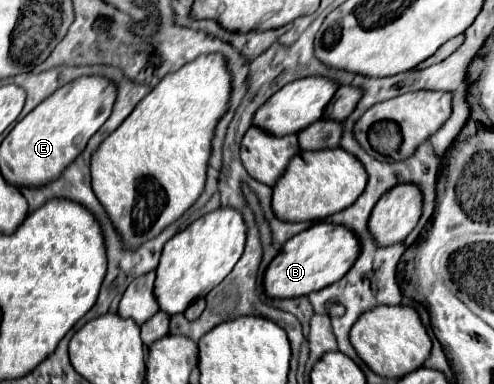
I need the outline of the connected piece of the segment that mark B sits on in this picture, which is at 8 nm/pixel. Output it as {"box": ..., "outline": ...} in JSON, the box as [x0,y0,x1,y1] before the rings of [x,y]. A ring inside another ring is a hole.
{"box":[264,222,358,298],"outline":[[[318,222],[290,238],[280,254],[272,260],[264,276],[266,294],[272,298],[308,296],[310,292],[338,282],[338,278],[342,278],[342,274],[354,266],[354,258],[358,258],[358,238],[354,238],[354,232],[346,230],[346,226]]]}

